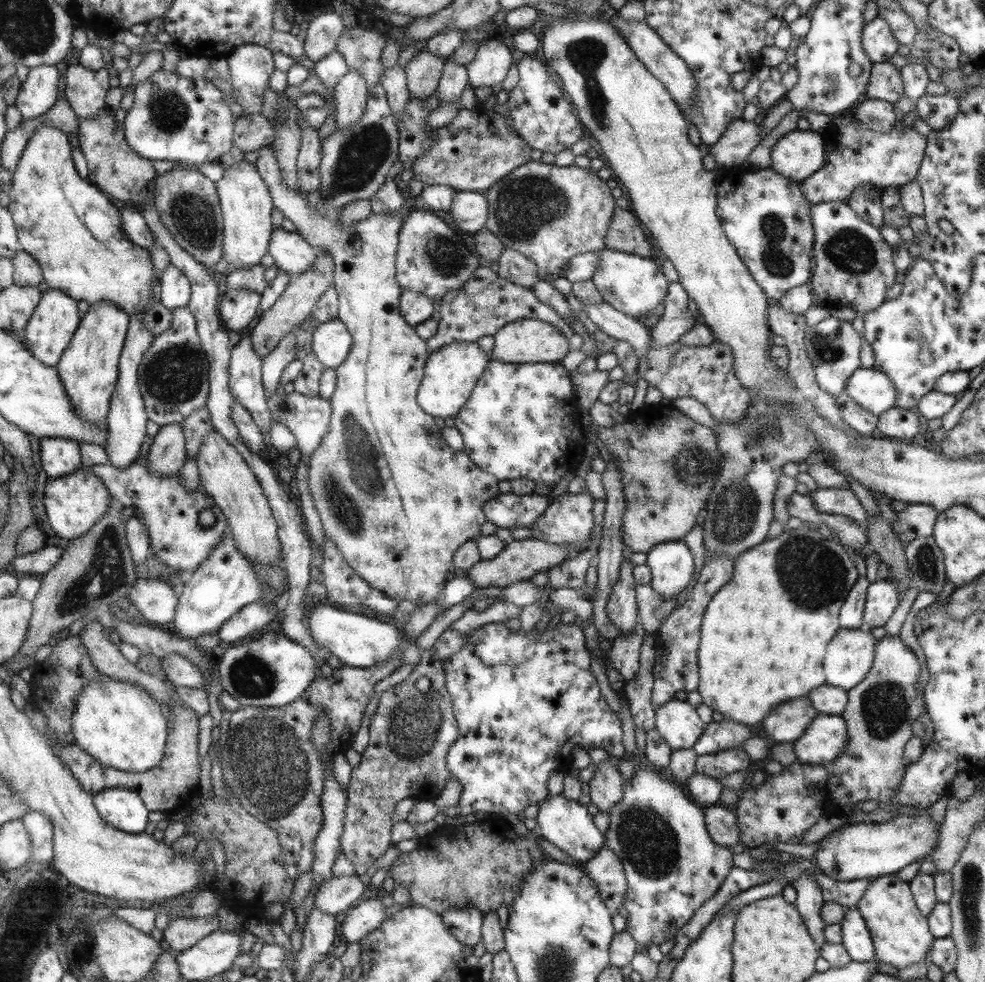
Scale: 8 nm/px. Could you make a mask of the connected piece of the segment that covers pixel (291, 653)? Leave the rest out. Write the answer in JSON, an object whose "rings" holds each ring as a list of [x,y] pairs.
{"rings":[[[266,633],[260,639],[243,643],[242,646],[236,645],[228,648],[225,652],[220,652],[221,660],[219,665],[220,682],[222,687],[229,695],[238,701],[240,706],[254,707],[273,707],[281,708],[296,702],[303,697],[312,683],[319,677],[317,676],[317,660],[309,648],[290,639],[287,634]]]}

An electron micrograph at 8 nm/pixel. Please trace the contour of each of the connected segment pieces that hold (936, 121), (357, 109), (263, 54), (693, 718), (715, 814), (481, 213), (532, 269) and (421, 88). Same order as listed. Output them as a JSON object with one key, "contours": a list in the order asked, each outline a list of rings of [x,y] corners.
{"contours":[[[[923,95],[916,101],[917,115],[928,124],[930,130],[940,131],[951,124],[959,106],[955,96]]],[[[350,70],[341,78],[334,90],[335,126],[337,131],[344,131],[359,122],[365,114],[370,95],[369,83],[360,70]]],[[[243,45],[227,56],[232,92],[244,113],[261,113],[263,110],[264,96],[275,72],[271,51],[261,45]]],[[[669,700],[654,710],[654,730],[671,750],[691,749],[704,733],[695,710],[681,700]]],[[[721,805],[709,806],[705,809],[705,826],[713,842],[721,846],[730,846],[739,843],[738,820],[735,814],[721,808]]],[[[455,191],[447,216],[462,233],[475,234],[486,223],[487,202],[485,202],[485,195],[483,193]]],[[[504,248],[501,256],[497,261],[497,274],[507,280],[517,284],[517,286],[524,286],[531,289],[532,286],[541,279],[540,271],[526,256],[511,250],[511,248]]],[[[423,51],[409,61],[405,67],[411,96],[426,99],[435,94],[444,75],[445,59],[437,53]]]]}

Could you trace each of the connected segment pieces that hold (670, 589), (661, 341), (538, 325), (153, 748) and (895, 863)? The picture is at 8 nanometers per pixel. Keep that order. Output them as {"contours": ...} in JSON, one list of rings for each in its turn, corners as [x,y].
{"contours":[[[[683,541],[662,542],[646,554],[651,588],[661,598],[679,594],[693,576],[693,558]]],[[[678,281],[669,282],[659,312],[659,319],[649,329],[652,346],[669,346],[677,342],[696,322],[687,309],[688,295]]],[[[523,318],[504,324],[492,337],[493,347],[488,358],[511,364],[557,362],[569,351],[568,342],[555,326],[536,319]]],[[[103,675],[77,696],[73,716],[76,744],[101,764],[117,770],[138,773],[155,769],[165,758],[169,738],[168,716],[163,709],[143,686]]],[[[917,809],[916,816],[893,815],[890,821],[883,823],[850,823],[845,824],[839,830],[833,830],[826,834],[817,843],[813,858],[814,864],[821,874],[833,880],[859,880],[864,878],[875,878],[883,875],[893,874],[901,870],[903,866],[914,861],[923,860],[929,856],[936,841],[936,828],[938,825],[933,823],[926,816],[925,809]]]]}

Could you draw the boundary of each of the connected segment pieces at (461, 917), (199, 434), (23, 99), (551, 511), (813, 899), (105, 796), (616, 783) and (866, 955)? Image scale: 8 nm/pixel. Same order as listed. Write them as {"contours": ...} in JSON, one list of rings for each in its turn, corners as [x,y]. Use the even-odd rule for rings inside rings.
{"contours":[[[[465,905],[460,909],[445,910],[442,915],[449,934],[452,934],[457,942],[465,943],[467,946],[481,942],[483,916],[476,906]]],[[[208,405],[192,412],[189,418],[181,423],[181,426],[186,440],[187,457],[189,459],[196,459],[201,446],[203,446],[205,436],[215,431]]],[[[55,66],[30,68],[15,104],[23,120],[35,120],[47,114],[59,100],[63,85],[63,75]]],[[[584,491],[572,495],[553,497],[544,514],[529,528],[533,532],[529,538],[543,539],[557,544],[584,544],[587,546],[589,530],[593,528],[593,516],[589,514],[589,506],[593,508],[593,498],[589,504],[589,493]]],[[[804,872],[799,878],[796,878],[791,886],[796,890],[796,899],[794,907],[804,919],[805,926],[808,928],[809,935],[813,938],[817,950],[826,942],[823,938],[823,929],[825,923],[821,920],[820,910],[823,906],[821,891],[810,872]]],[[[106,789],[95,796],[100,815],[111,825],[131,834],[145,832],[151,811],[141,796],[130,789]]],[[[610,758],[596,764],[595,774],[587,784],[590,803],[601,812],[610,812],[621,800],[623,782],[624,779]]],[[[856,907],[847,909],[839,926],[841,926],[841,946],[845,948],[851,961],[867,962],[875,959],[872,936],[869,935],[868,927],[865,926],[865,921]]]]}

